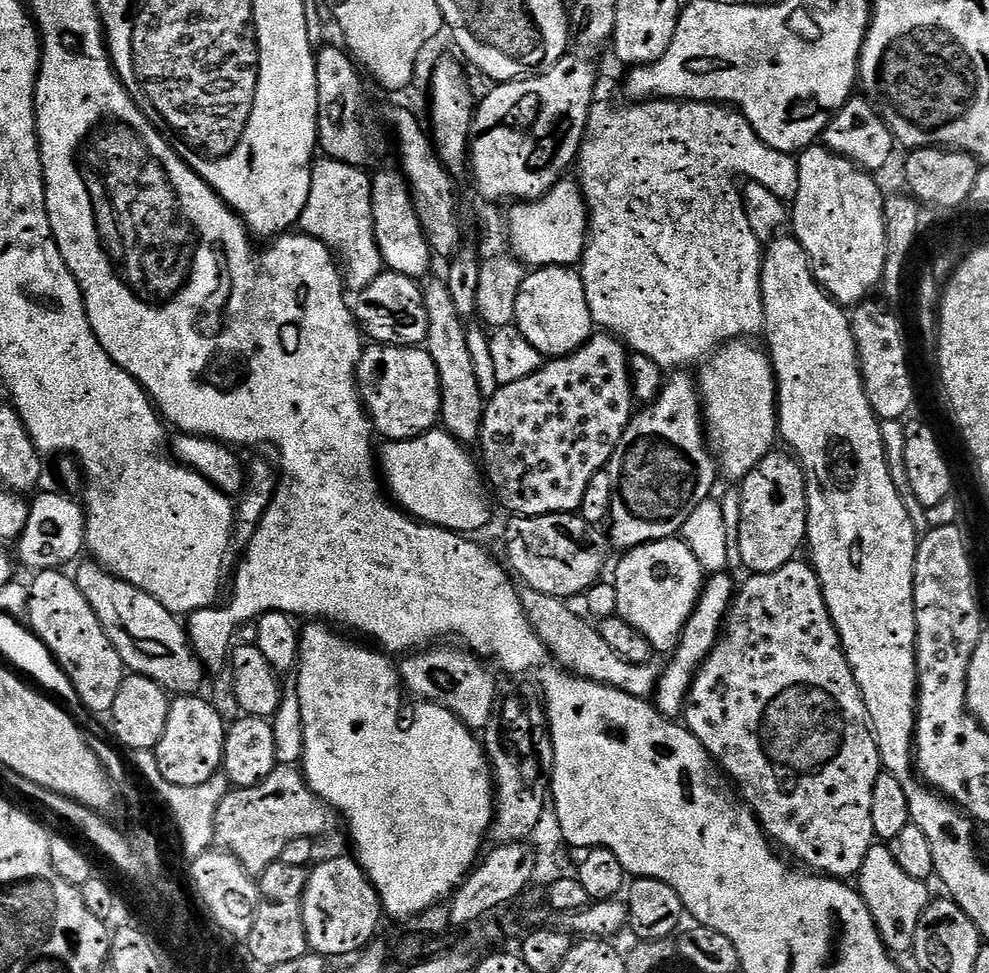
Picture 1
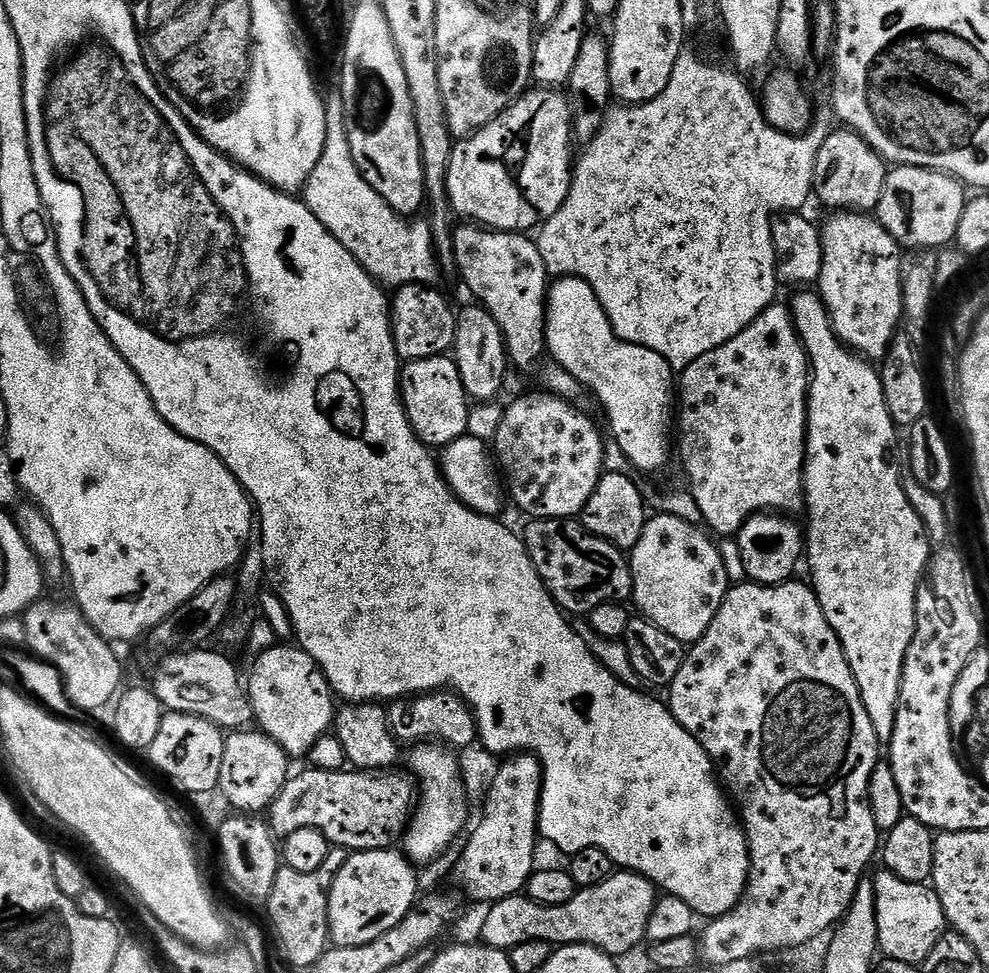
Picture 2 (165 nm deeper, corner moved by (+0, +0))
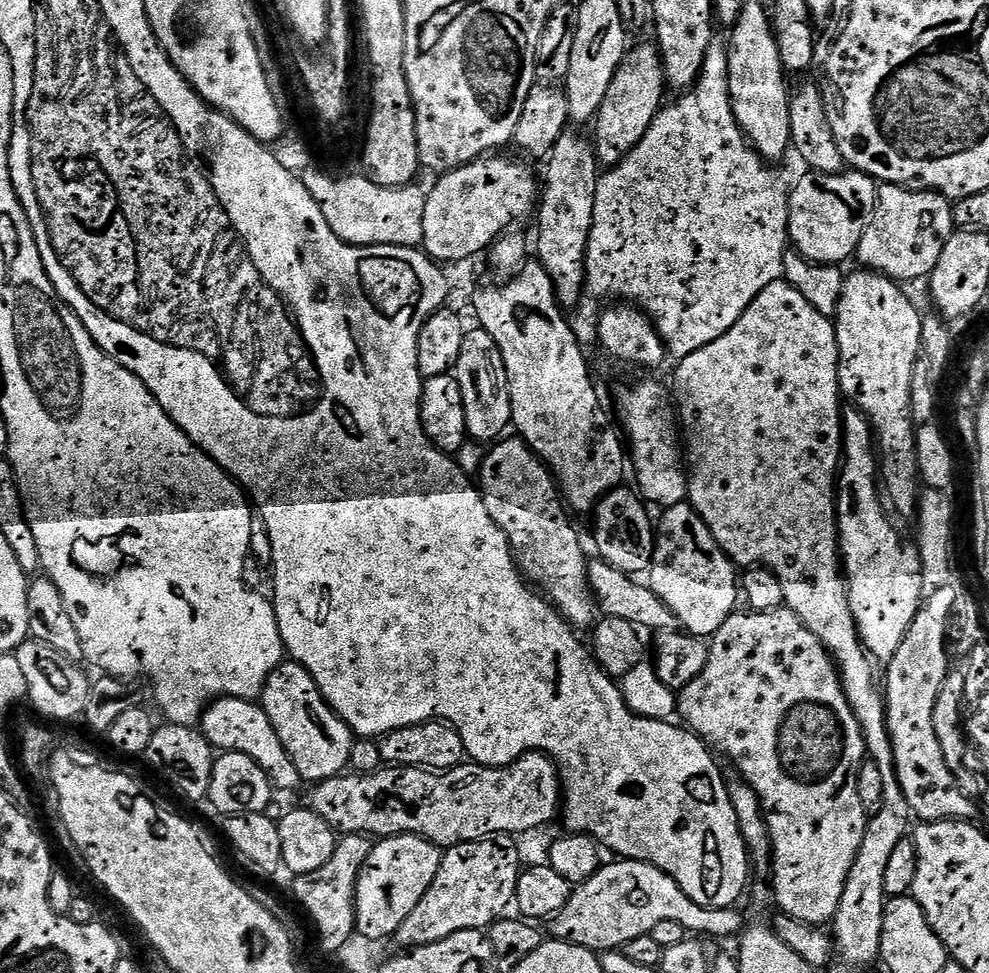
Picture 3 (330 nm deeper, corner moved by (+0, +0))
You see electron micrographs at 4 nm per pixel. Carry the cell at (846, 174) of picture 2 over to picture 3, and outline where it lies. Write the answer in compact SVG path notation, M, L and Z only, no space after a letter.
M845 170L838 174L822 174L805 171L804 178L789 193L788 235L795 251L802 253L811 264L843 265L843 260L852 260L857 246L872 221L872 210L876 206L877 181L864 172Z

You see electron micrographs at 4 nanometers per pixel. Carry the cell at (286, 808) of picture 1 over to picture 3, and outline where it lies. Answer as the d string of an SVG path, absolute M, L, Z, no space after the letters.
M528 752L525 756L519 756L512 764L502 764L493 766L490 764L477 764L475 762L465 762L458 768L452 768L448 772L430 772L427 768L398 768L395 766L381 767L378 772L367 774L341 774L329 780L319 781L312 792L310 807L313 812L317 812L323 820L340 834L367 834L372 838L383 838L386 836L421 836L423 840L429 840L441 850L447 850L475 840L486 840L498 836L517 834L535 828L547 829L551 820L558 816L558 809L562 804L562 785L556 770L556 764L543 752Z

